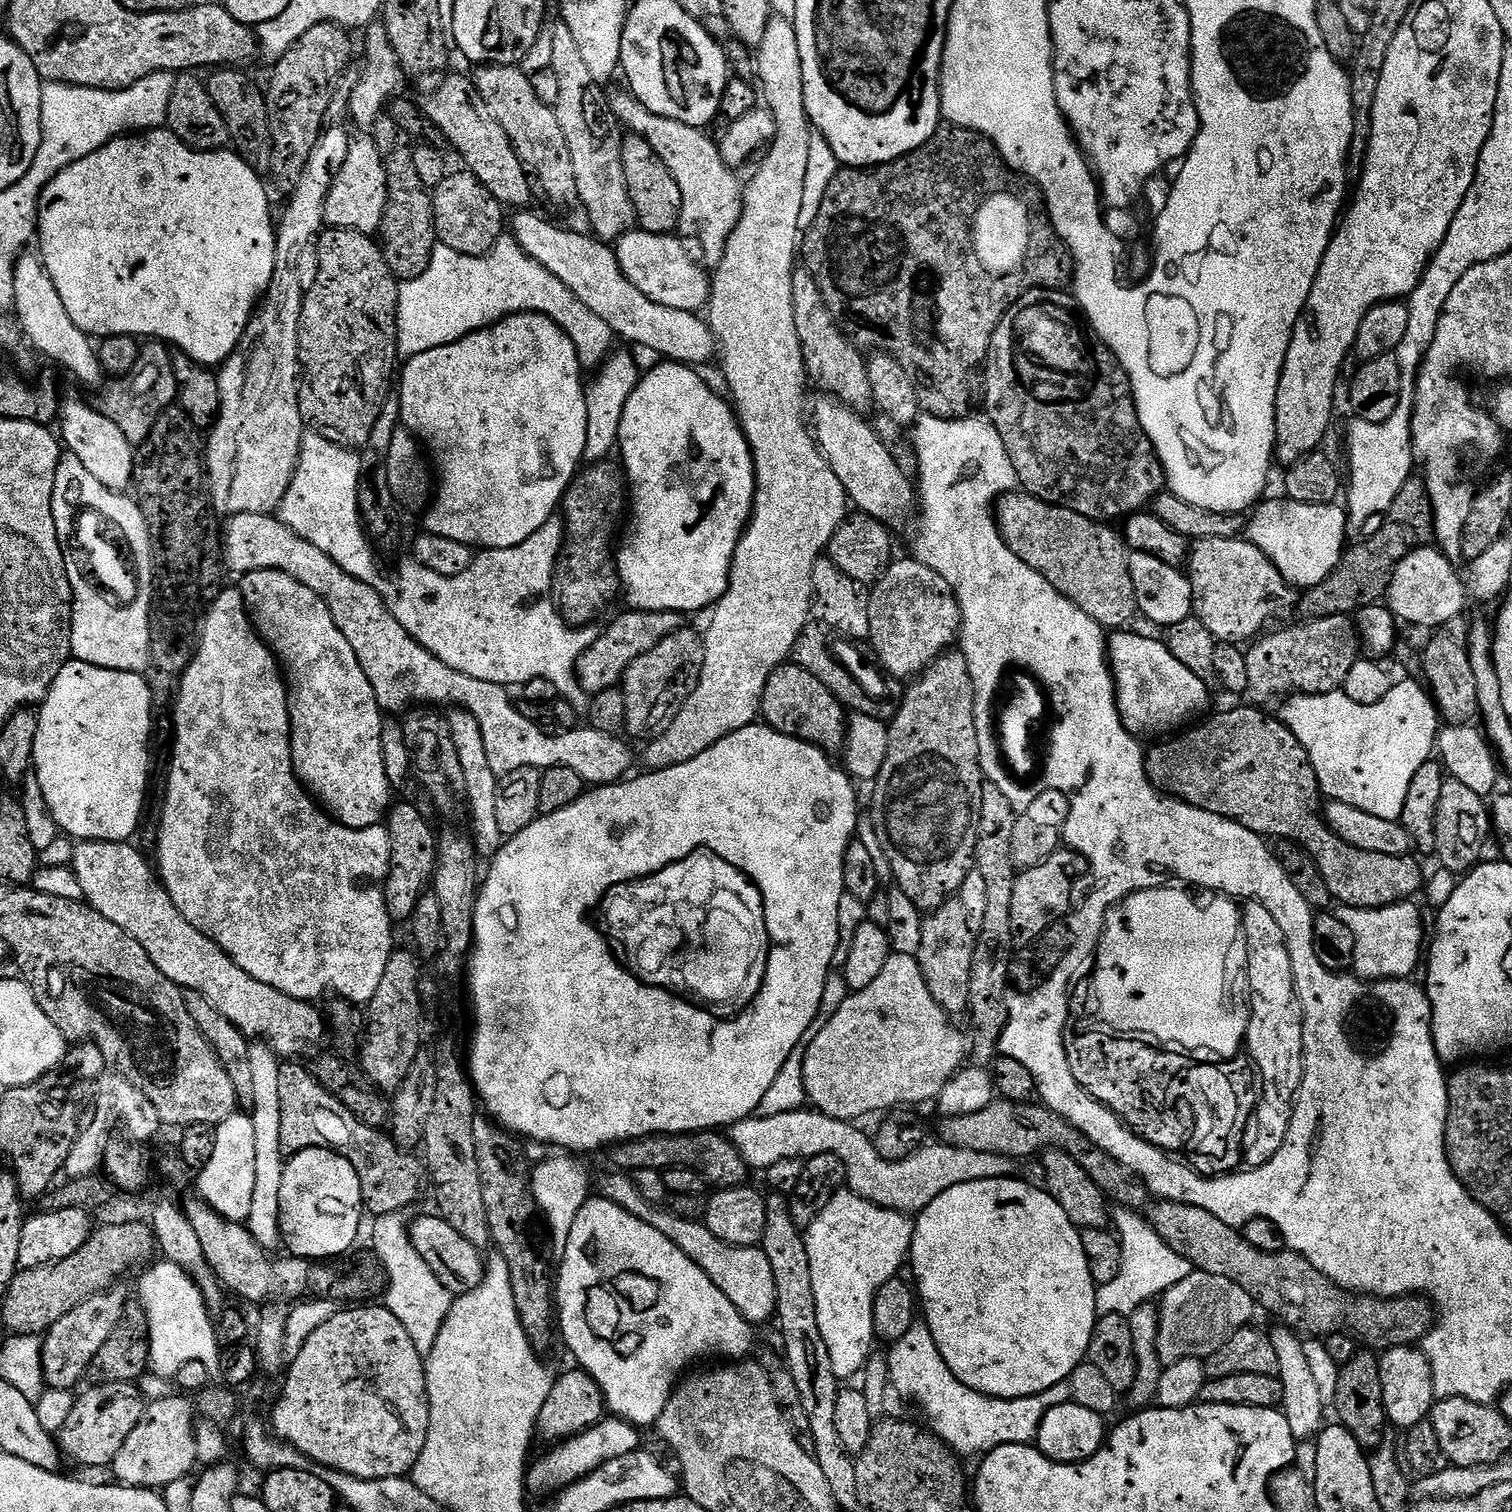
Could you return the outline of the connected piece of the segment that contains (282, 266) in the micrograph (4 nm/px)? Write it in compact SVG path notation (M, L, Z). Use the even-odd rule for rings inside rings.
M341 90L337 92L334 99L330 102L330 110L326 117L327 127L321 132L316 148L310 154L310 158L306 162L306 170L302 170L302 178L296 181L291 189L292 197L288 200L288 205L284 208L284 213L279 213L278 223L275 225L276 230L276 249L274 250L274 274L267 292L264 293L257 309L252 313L252 318L249 320L246 330L242 334L240 344L235 348L228 359L218 368L218 379L220 382L220 414L216 418L216 423L212 425L206 436L206 467L208 470L208 487L210 489L210 504L217 513L221 512L224 518L229 516L237 516L243 512L250 514L272 514L279 509L283 499L286 498L286 492L291 486L291 480L295 476L296 467L299 464L300 447L303 444L303 438L306 433L306 427L302 420L302 414L299 410L299 394L301 383L301 367L299 358L299 316L302 314L305 288L302 282L298 282L298 261L300 261L302 250L306 250L306 246L314 243L317 237L320 236L322 229L325 227L324 211L326 210L326 198L328 192L332 189L334 178L338 178L338 174L342 170L342 166L346 162L346 154L348 153L348 145L350 143L350 132L347 132L340 123L346 120L348 116L348 95L347 91Z

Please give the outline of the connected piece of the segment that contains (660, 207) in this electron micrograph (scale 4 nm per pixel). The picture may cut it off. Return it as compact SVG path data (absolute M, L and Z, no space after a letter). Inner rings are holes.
M625 135L622 146L622 166L626 174L626 186L634 202L639 227L655 235L675 233L680 227L682 193L670 170L656 156L647 141L637 135Z

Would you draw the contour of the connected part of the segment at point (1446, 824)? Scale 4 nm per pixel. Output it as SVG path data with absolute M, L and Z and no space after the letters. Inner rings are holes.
M1445 778L1442 782L1442 794L1438 797L1435 859L1440 859L1441 866L1448 872L1460 872L1459 874L1471 872L1477 864L1481 863L1483 856L1480 855L1488 844L1488 832L1490 833L1490 808L1485 797L1474 794L1474 790L1470 790L1462 782Z

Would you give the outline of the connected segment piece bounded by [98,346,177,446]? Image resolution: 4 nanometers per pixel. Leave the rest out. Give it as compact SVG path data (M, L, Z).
M145 347L143 349L142 359L133 372L113 379L99 393L99 396L101 395L98 401L100 413L110 418L110 422L114 422L114 426L118 426L122 434L126 434L126 438L133 446L140 445L150 434L154 422L158 422L161 414L177 403L176 379L172 369L171 355L167 351L164 353L163 347L152 347L156 348Z

